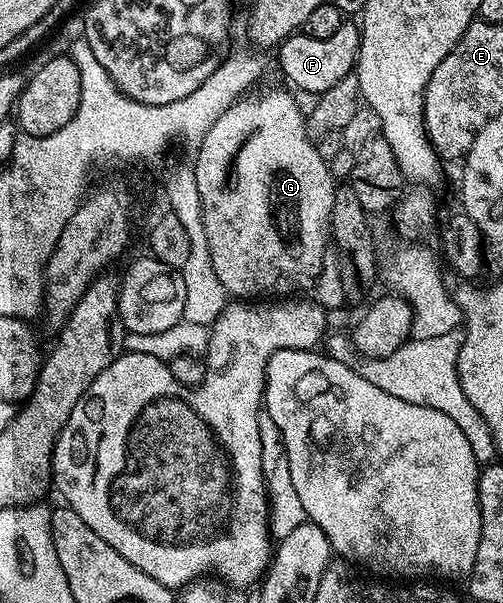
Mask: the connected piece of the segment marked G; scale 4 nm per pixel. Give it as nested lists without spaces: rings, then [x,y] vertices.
[[[290,89],[287,90],[267,90],[264,94],[251,92],[240,98],[218,117],[213,128],[206,133],[200,154],[197,156],[197,187],[201,198],[201,216],[204,218],[205,237],[208,240],[208,256],[212,260],[218,280],[224,285],[226,293],[235,300],[267,300],[272,296],[295,296],[300,292],[311,292],[307,290],[314,288],[315,281],[318,280],[319,273],[323,270],[323,261],[327,258],[327,246],[329,250],[331,213],[337,179],[331,173],[328,162],[319,155],[318,145],[307,135],[304,107],[299,107],[295,103],[294,96],[296,95]]]

